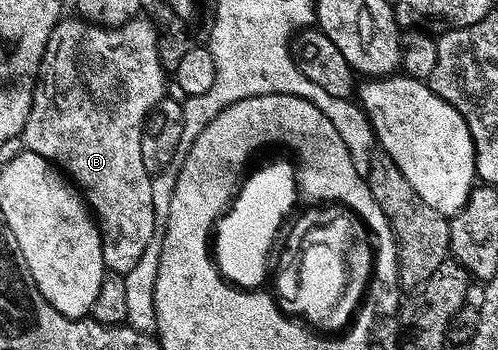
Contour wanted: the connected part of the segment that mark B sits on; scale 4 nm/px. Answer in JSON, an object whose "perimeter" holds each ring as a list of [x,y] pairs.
{"perimeter":[[[67,17],[58,23],[42,57],[38,80],[34,83],[32,112],[24,135],[25,149],[53,162],[86,199],[102,233],[104,264],[111,274],[125,276],[140,264],[148,244],[156,240],[160,220],[152,204],[153,177],[144,168],[140,140],[146,120],[167,97],[168,71],[162,67],[158,51],[158,32],[153,22],[135,20],[123,26],[95,26]]]}

